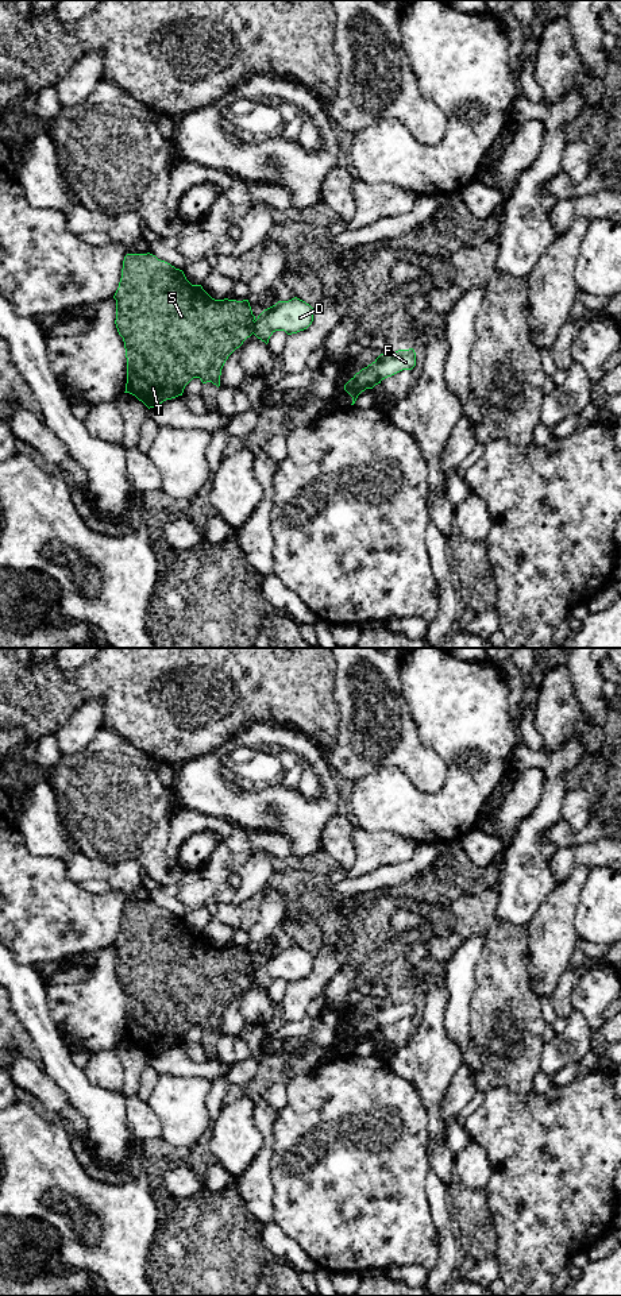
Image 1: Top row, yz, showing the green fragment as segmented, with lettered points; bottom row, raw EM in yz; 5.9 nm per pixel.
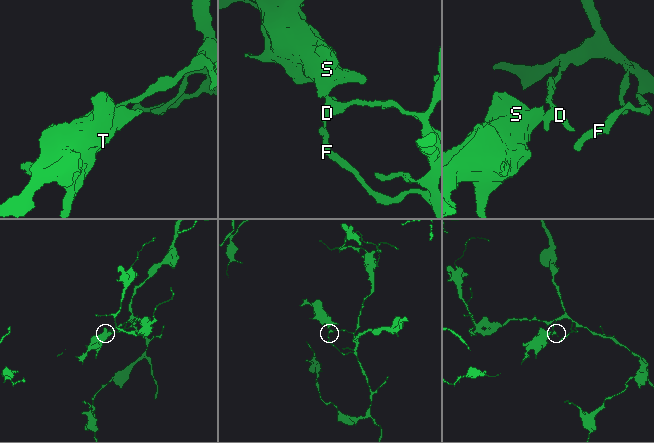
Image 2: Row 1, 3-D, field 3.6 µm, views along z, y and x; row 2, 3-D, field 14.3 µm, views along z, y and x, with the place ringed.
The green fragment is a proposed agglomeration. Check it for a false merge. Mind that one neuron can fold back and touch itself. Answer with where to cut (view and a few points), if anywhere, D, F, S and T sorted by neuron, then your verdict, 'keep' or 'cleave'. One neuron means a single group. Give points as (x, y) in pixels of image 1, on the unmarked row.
cut yz (254, 969), (251, 980); groups D F / S T; cleave

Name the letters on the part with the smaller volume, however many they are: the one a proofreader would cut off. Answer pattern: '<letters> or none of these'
S, T

